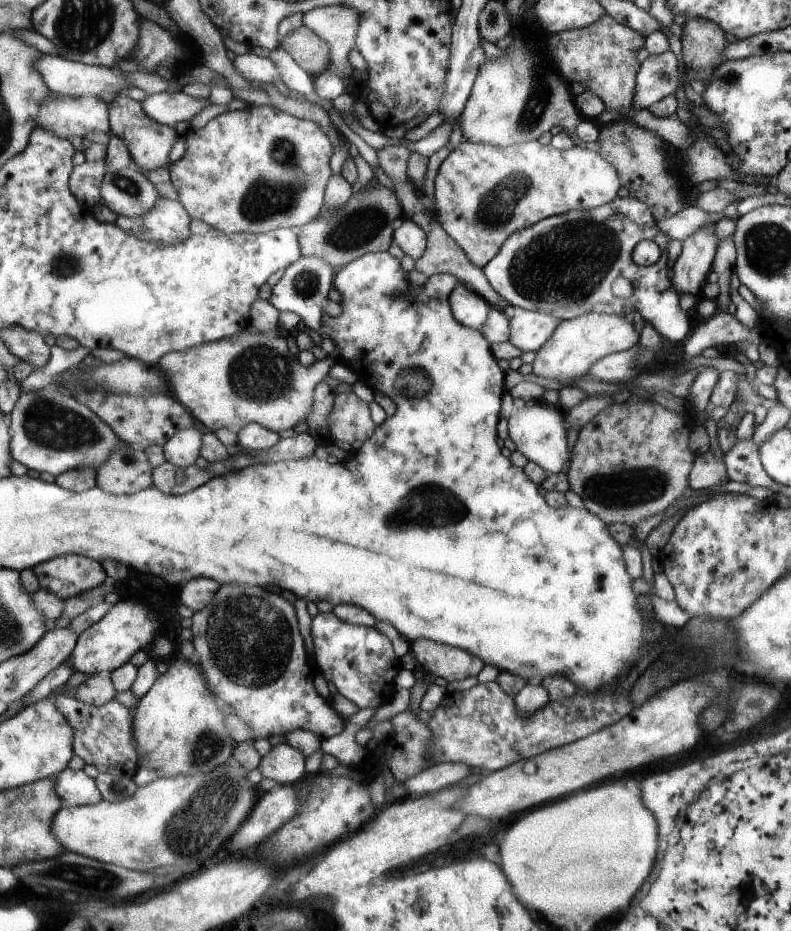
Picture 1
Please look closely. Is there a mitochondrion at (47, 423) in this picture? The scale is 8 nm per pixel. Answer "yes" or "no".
yes

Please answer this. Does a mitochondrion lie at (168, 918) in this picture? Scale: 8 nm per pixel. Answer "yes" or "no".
no

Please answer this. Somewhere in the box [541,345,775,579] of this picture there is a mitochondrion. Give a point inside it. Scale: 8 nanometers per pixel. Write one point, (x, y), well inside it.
(607, 490)

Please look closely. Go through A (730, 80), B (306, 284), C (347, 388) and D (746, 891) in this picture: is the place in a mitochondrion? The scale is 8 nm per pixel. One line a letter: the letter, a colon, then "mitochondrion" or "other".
A: mitochondrion
B: mitochondrion
C: other
D: other

